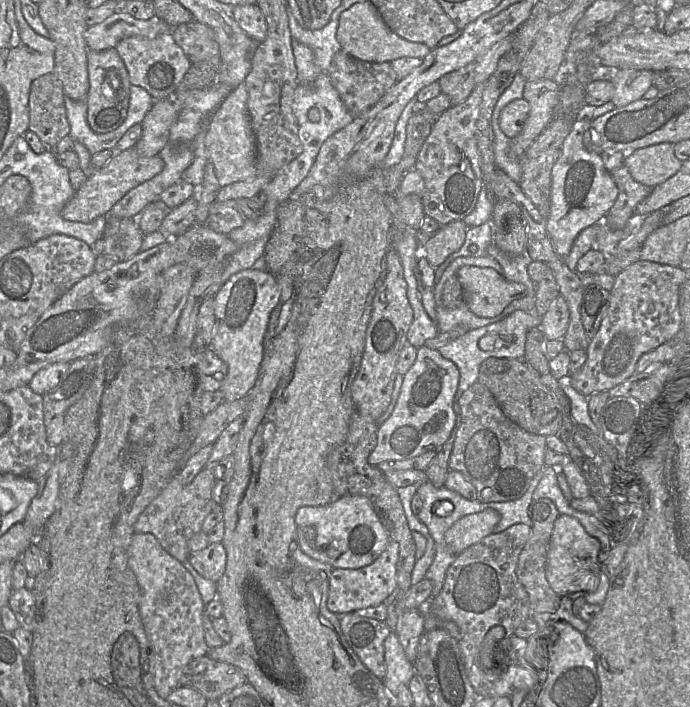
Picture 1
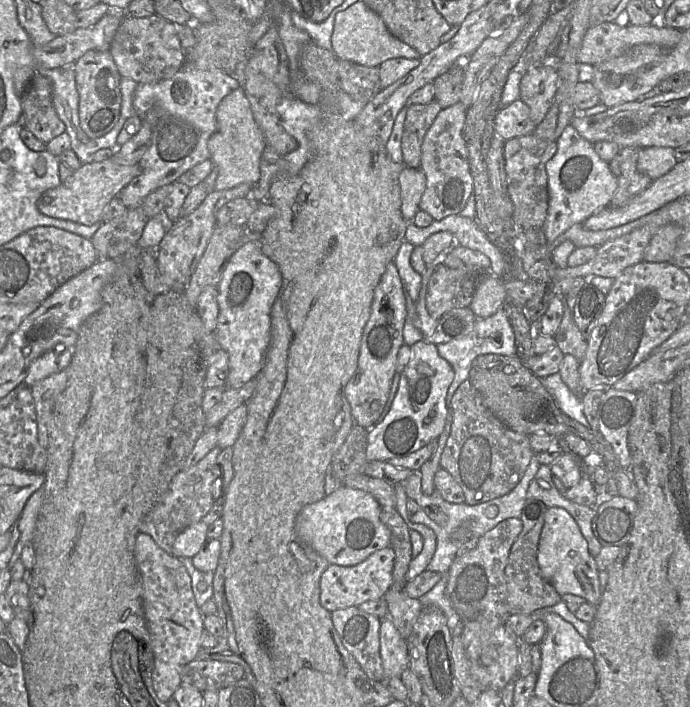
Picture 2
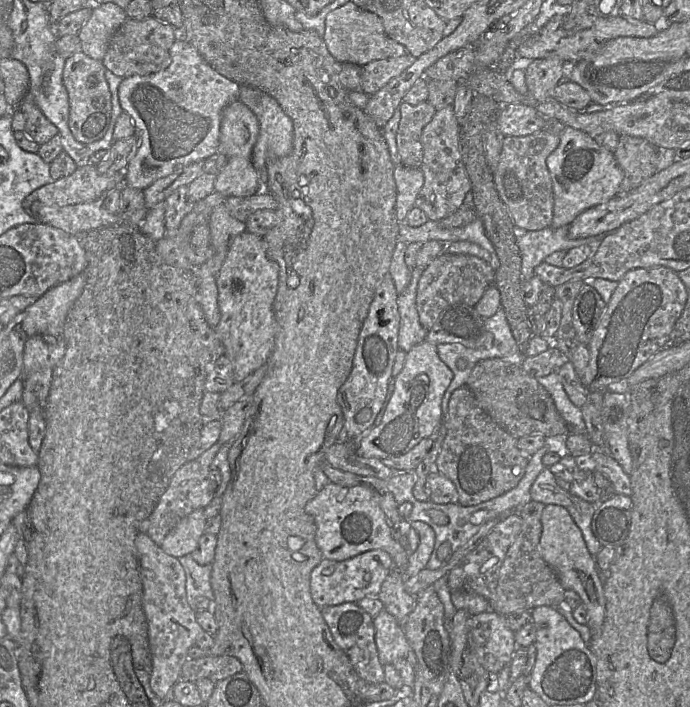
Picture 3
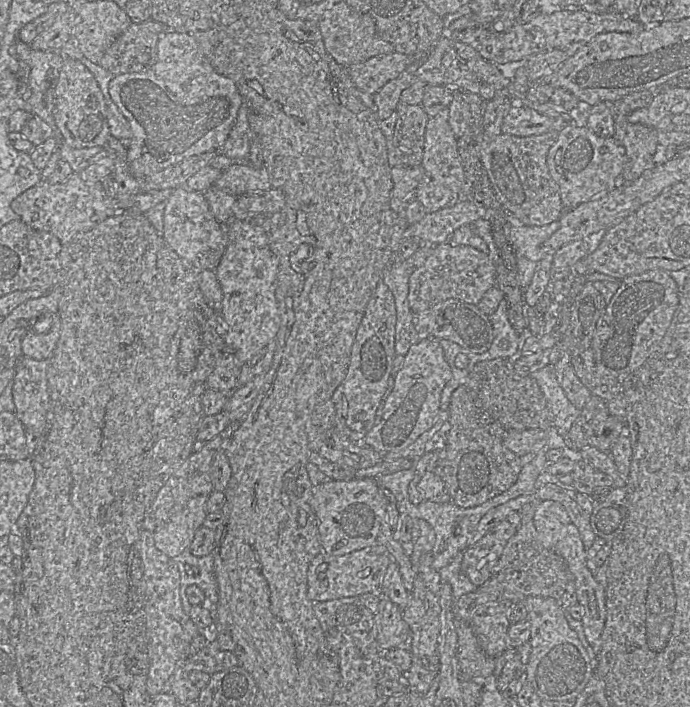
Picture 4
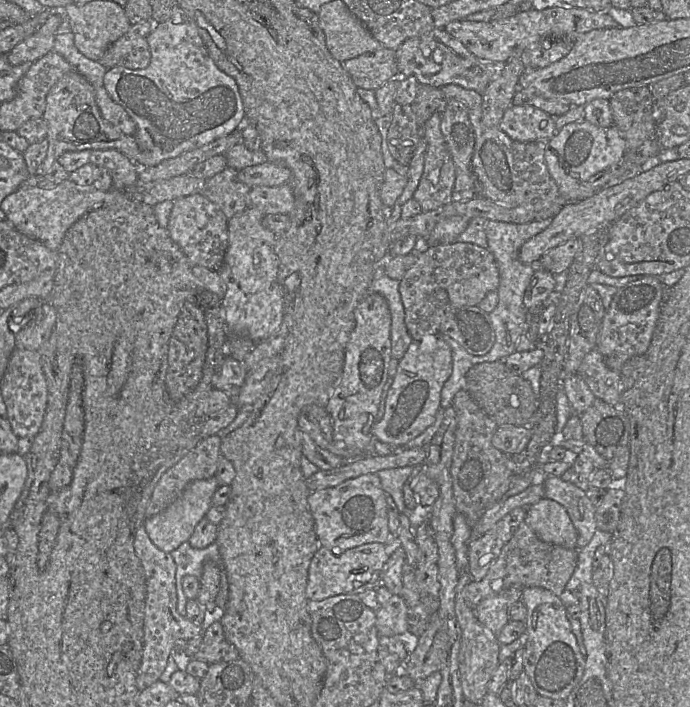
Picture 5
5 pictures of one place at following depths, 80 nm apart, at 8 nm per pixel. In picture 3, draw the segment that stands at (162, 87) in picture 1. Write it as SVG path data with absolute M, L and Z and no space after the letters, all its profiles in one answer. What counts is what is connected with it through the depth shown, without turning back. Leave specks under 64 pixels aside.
M154 16L143 20L128 18L112 36L103 65L122 78L156 73L168 64L170 49L179 35L170 24Z

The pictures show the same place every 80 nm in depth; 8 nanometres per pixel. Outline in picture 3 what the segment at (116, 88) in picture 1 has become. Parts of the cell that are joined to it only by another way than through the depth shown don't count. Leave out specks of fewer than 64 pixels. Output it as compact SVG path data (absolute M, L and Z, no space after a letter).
M77 52L65 60L63 84L69 99L69 128L80 143L89 144L101 140L108 131L112 116L112 95L105 77L106 67L83 52Z

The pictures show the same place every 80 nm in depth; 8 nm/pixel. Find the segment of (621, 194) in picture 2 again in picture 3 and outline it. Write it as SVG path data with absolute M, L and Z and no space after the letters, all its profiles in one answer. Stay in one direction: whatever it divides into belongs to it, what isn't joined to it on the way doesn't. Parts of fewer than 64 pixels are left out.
M621 135L615 159L624 172L624 178L617 194L626 194L656 173L657 152L646 139Z

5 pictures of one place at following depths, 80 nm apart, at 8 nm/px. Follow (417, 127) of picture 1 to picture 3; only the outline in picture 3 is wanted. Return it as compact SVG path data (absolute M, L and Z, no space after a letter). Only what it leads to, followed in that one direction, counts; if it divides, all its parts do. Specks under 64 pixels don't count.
M427 101L418 105L402 102L398 109L401 119L396 142L402 165L420 168L423 160L422 131L437 110Z

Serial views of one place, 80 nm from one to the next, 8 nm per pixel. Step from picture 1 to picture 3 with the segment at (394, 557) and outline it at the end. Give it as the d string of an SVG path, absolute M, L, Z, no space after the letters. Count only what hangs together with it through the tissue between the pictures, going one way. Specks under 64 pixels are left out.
M382 549L368 550L342 561L323 558L311 572L311 597L319 607L357 603L365 597L378 597L382 583L394 568L393 559Z

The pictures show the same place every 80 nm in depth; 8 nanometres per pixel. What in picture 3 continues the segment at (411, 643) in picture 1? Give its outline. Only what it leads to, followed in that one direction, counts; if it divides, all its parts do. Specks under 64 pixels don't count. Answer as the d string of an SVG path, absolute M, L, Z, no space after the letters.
M396 568L392 569L382 583L378 598L384 609L403 626L408 615L414 610L416 599L404 587L406 577Z

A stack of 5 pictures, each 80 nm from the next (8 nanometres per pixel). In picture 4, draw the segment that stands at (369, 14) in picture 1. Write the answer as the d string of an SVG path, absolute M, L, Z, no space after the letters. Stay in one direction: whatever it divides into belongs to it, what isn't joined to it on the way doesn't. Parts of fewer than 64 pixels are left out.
M346 1L339 2L326 10L319 21L319 26L327 49L344 66L351 66L370 57L395 51L393 46L380 35L375 21L357 12Z

